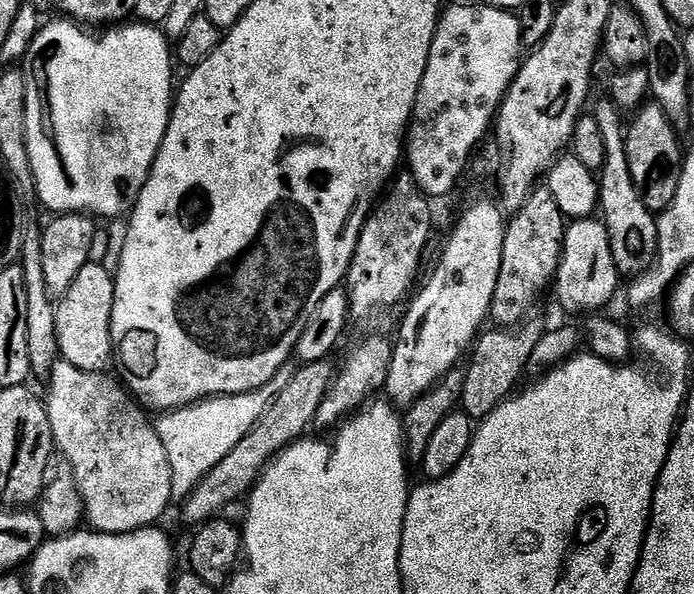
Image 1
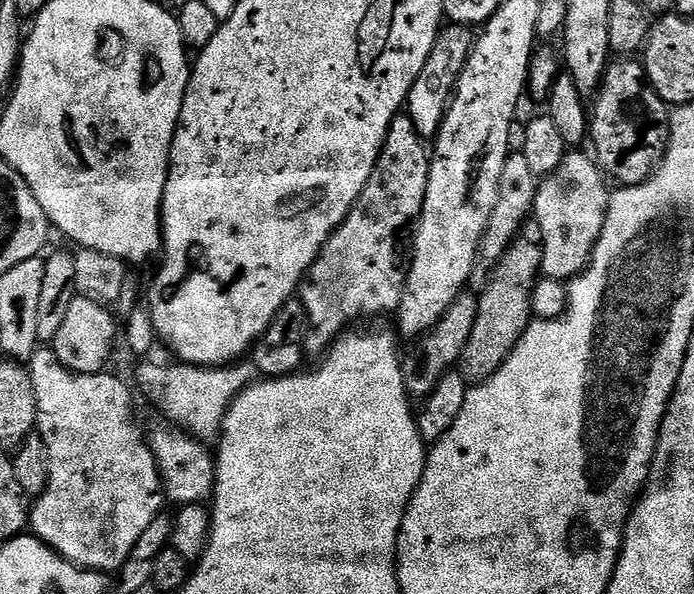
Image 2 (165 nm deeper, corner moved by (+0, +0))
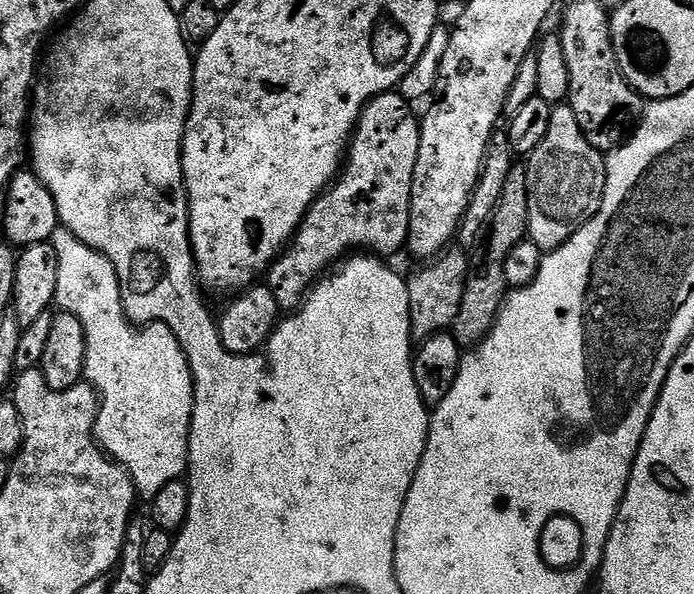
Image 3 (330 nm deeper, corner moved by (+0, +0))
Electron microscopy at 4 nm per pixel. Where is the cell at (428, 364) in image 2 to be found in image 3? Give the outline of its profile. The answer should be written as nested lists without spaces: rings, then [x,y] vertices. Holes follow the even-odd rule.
[[[452,246],[431,262],[420,266],[413,276],[407,277],[413,341],[423,342],[451,329],[454,318],[458,318],[458,310],[462,310],[462,294],[466,294],[469,263],[469,253]]]

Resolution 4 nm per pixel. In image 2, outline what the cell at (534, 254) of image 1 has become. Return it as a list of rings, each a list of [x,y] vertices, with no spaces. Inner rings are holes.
[[[522,150],[509,151],[506,166],[502,166],[502,178],[498,182],[498,202],[494,202],[494,210],[490,214],[490,222],[486,226],[486,234],[480,243],[480,254],[476,258],[476,265],[472,277],[468,279],[468,288],[479,294],[488,284],[488,277],[492,274],[497,262],[506,254],[512,240],[520,233],[520,227],[530,219],[536,207],[536,195],[540,189],[540,180],[530,170],[530,161]]]

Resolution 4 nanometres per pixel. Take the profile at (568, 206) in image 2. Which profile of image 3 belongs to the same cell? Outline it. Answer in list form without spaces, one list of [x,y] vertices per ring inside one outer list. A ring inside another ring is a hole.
[[[565,102],[553,107],[550,114],[550,130],[546,138],[527,157],[528,169],[528,235],[534,246],[544,254],[560,248],[602,206],[606,186],[605,153],[598,151],[582,134],[574,110]]]

